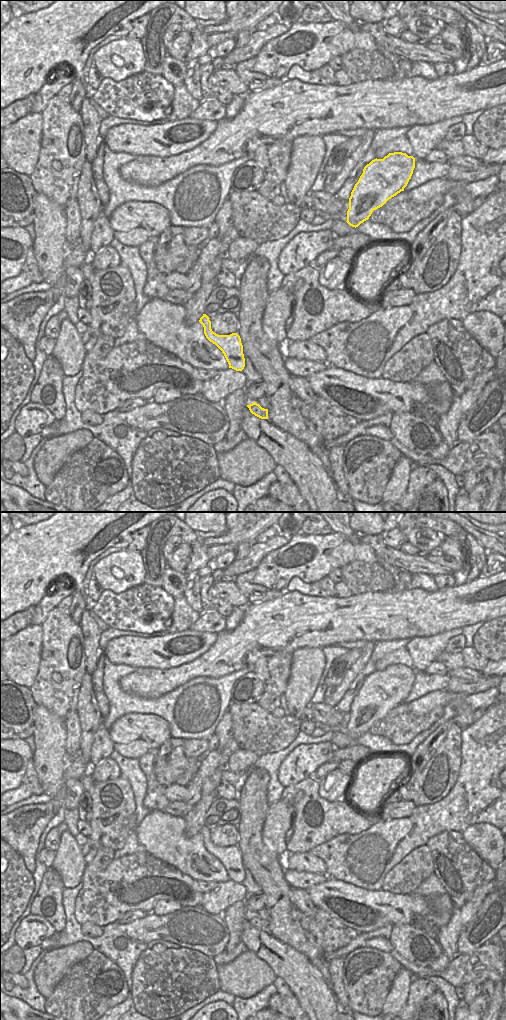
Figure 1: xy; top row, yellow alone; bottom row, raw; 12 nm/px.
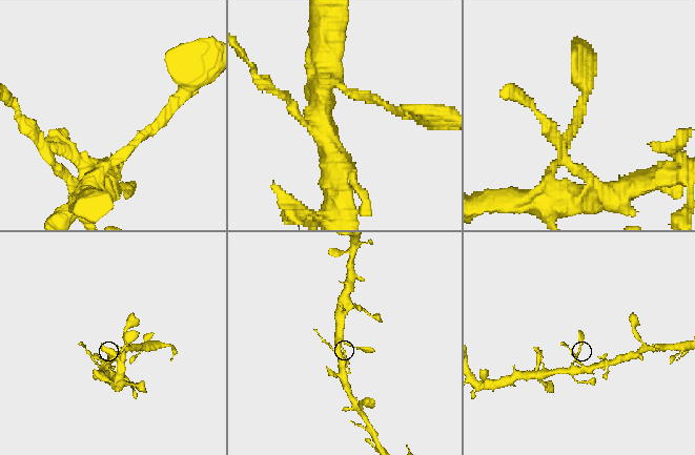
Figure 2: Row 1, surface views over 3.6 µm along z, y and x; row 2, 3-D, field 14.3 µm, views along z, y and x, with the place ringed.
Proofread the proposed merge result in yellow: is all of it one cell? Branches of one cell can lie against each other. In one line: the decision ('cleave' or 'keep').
cleave

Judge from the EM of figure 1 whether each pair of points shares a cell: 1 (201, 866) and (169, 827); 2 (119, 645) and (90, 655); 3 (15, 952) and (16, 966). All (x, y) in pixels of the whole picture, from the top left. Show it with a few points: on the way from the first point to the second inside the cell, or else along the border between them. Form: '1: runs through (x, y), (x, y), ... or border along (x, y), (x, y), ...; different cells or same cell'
1: runs through (191, 856), (172, 837); same cell
2: border along (103, 649), (101, 653); different cells
3: runs through (15, 955), (15, 963); same cell

